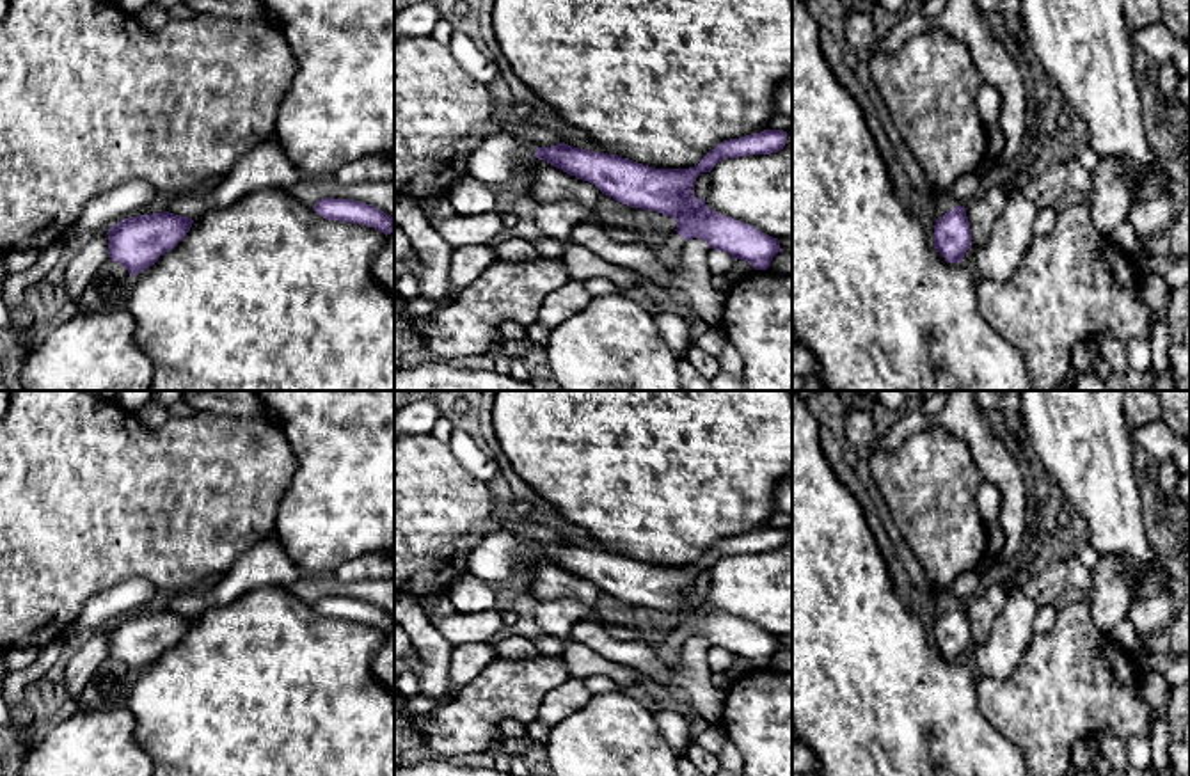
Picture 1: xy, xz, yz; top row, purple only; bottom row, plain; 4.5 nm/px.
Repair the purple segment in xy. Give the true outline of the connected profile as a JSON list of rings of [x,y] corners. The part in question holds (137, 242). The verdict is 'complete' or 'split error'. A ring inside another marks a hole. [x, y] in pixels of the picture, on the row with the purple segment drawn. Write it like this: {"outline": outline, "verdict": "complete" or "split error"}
{"outline": [[[171,211],[128,217],[108,229],[108,257],[135,277],[172,250],[192,224],[192,218]]], "verdict": "complete"}

